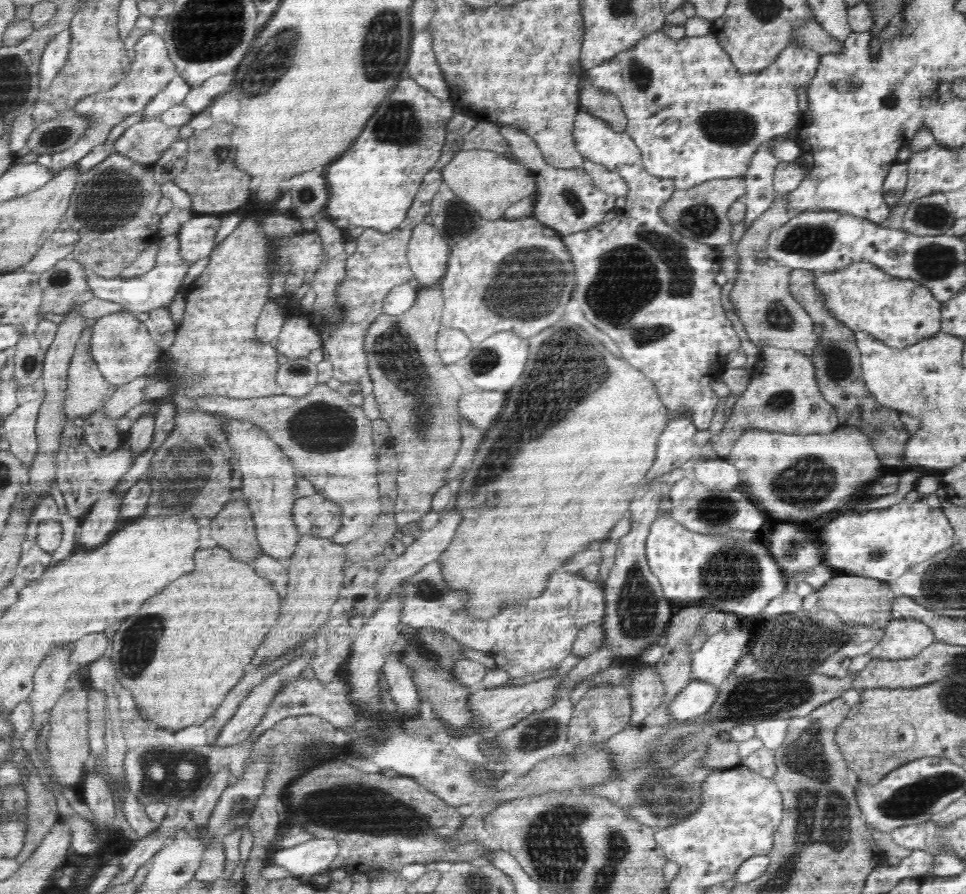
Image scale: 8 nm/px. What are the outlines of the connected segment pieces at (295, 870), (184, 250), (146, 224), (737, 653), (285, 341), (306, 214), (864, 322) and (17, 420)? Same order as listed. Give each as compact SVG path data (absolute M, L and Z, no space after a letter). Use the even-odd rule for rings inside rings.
M314 838L294 847L276 851L272 858L274 866L287 868L289 878L301 878L328 872L339 851L339 844L329 838Z
M193 216L181 224L176 231L179 240L179 255L182 260L194 263L201 258L209 257L216 246L216 232L222 224L222 216Z
M112 152L100 164L80 175L64 218L71 229L79 234L70 258L82 263L87 271L92 271L100 277L120 277L121 272L136 260L146 246L159 239L161 216L156 213L156 206L163 196L160 186L154 179L152 168L116 152Z
M739 626L709 636L692 655L692 678L719 688L733 672L738 660L750 653L752 637L746 628Z
M304 316L287 318L277 336L279 355L288 359L307 357L313 350L322 349L321 333L315 330L310 320Z
M316 170L292 176L286 180L284 194L290 196L291 206L294 206L294 214L302 222L302 228L312 232L312 226L323 218L324 209L329 197L329 187L326 186L326 180L322 174Z
M855 262L846 265L844 268L832 272L819 272L816 274L814 285L826 299L826 311L840 323L844 323L848 328L857 331L866 331L874 335L883 344L902 350L922 342L929 336L941 331L941 309L943 304L934 299L934 295L926 287L915 283L905 283L892 276L886 275L882 269L870 263Z
M44 396L40 400L34 399L18 405L1 425L4 440L10 445L9 451L20 460L25 473L31 467L38 450L35 428L43 398Z

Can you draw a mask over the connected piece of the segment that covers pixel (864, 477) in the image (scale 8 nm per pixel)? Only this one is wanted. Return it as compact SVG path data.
M840 426L834 432L826 434L772 432L750 428L736 440L726 459L740 470L742 490L746 490L745 494L750 494L756 500L754 504L760 510L766 510L772 518L780 520L794 518L794 522L812 521L812 518L820 518L822 514L848 502L848 496L858 492L866 482L878 478L882 474L880 468L886 468L878 460L878 454L874 452L870 438L856 427L846 426Z

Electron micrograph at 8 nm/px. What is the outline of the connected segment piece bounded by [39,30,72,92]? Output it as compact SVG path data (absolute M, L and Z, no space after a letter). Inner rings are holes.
M70 30L59 32L58 36L44 48L42 54L42 62L40 62L40 79L42 80L42 92L46 92L46 88L50 86L52 78L60 72L60 68L64 66L66 58L68 58L68 48L70 48Z

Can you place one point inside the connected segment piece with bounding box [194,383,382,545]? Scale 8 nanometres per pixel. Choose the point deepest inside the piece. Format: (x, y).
(321, 432)

